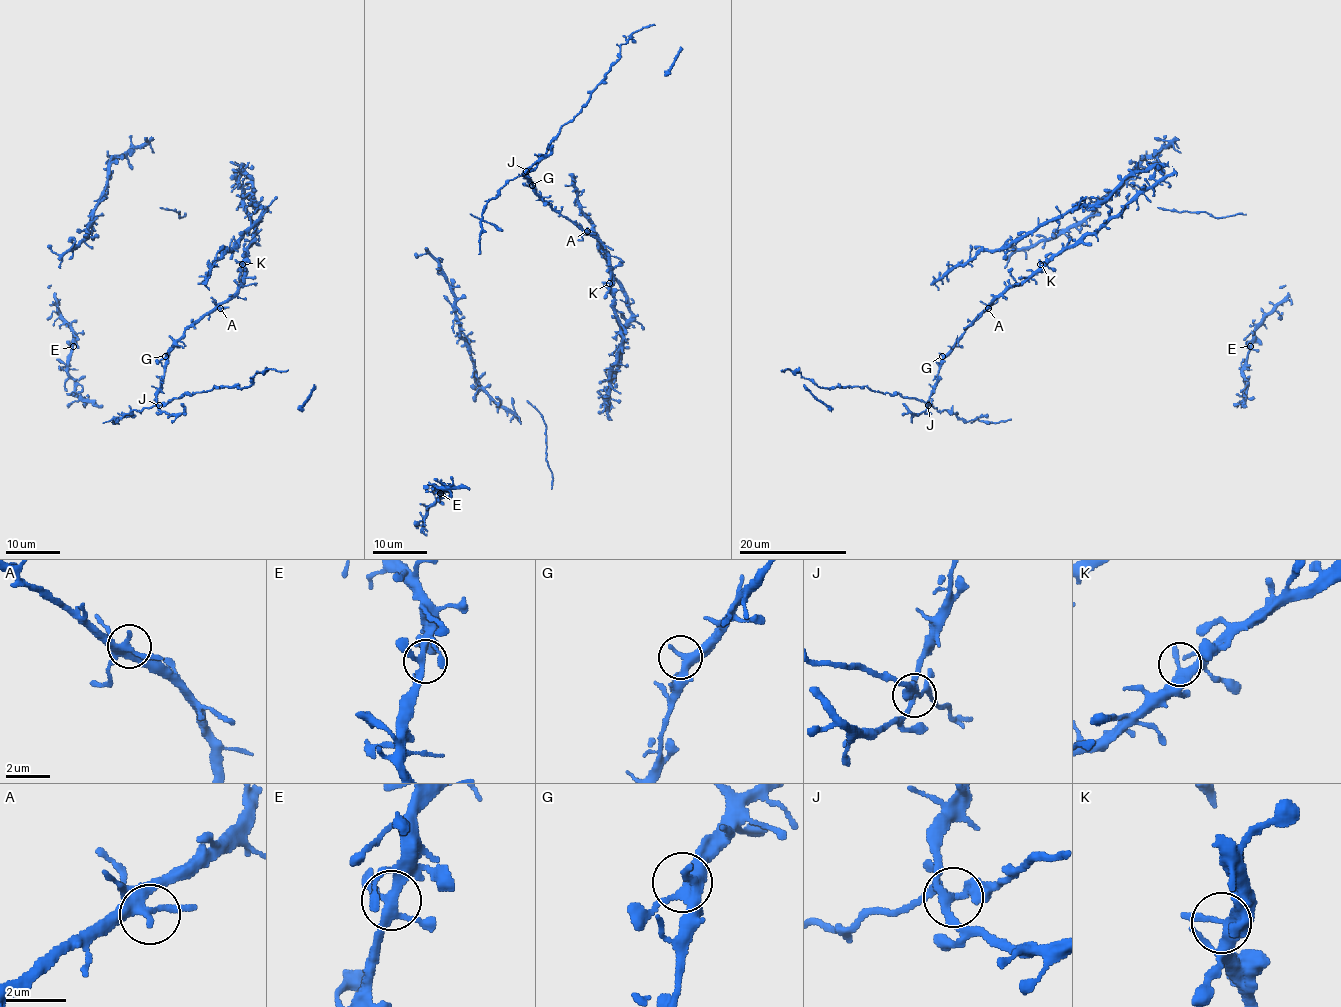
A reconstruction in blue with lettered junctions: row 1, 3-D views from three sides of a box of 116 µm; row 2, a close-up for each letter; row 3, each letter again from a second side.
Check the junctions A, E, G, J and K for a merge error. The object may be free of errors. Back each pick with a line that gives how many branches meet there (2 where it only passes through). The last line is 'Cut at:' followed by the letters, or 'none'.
J: 5 branches meet
Cut at: J

